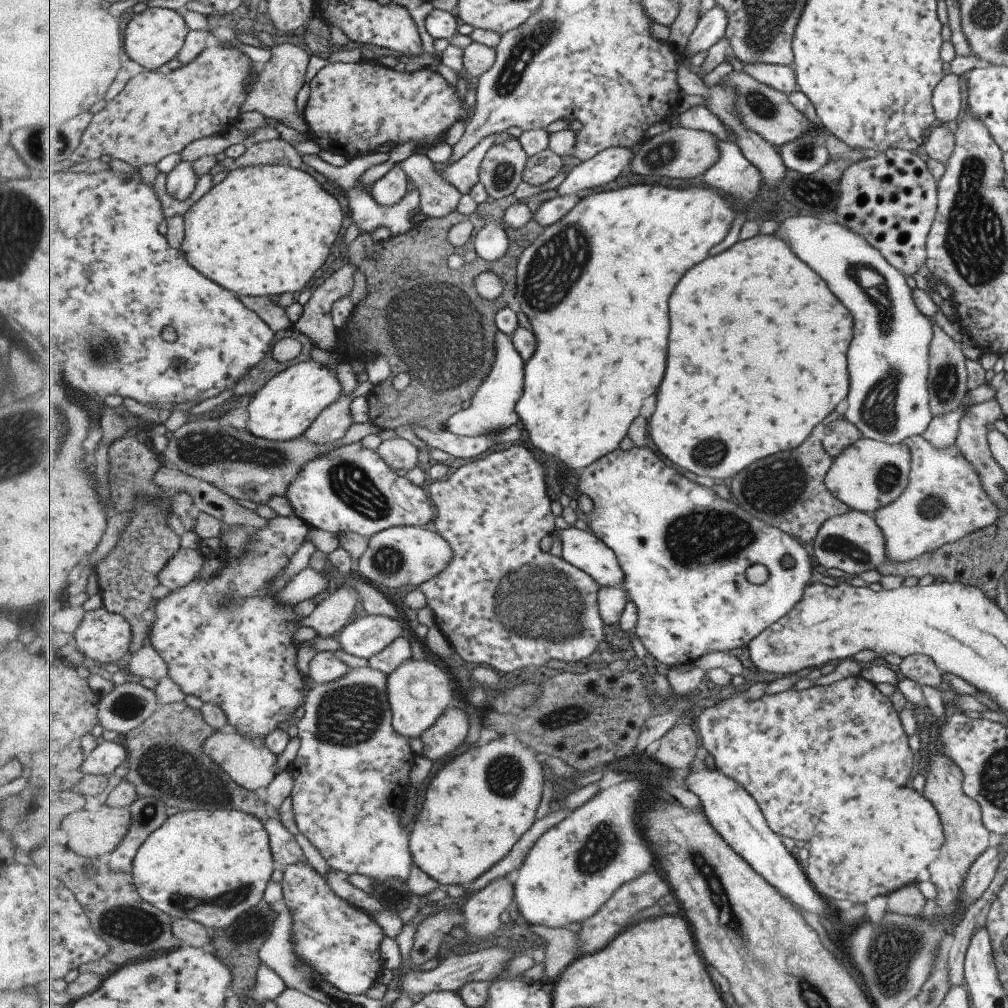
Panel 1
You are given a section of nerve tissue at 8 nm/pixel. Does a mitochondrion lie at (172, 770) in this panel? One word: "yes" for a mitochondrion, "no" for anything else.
yes

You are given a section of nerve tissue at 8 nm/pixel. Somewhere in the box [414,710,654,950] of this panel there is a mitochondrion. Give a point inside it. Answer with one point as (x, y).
(603, 846)

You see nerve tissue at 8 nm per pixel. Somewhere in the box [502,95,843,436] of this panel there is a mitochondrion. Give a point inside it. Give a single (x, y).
(557, 265)

